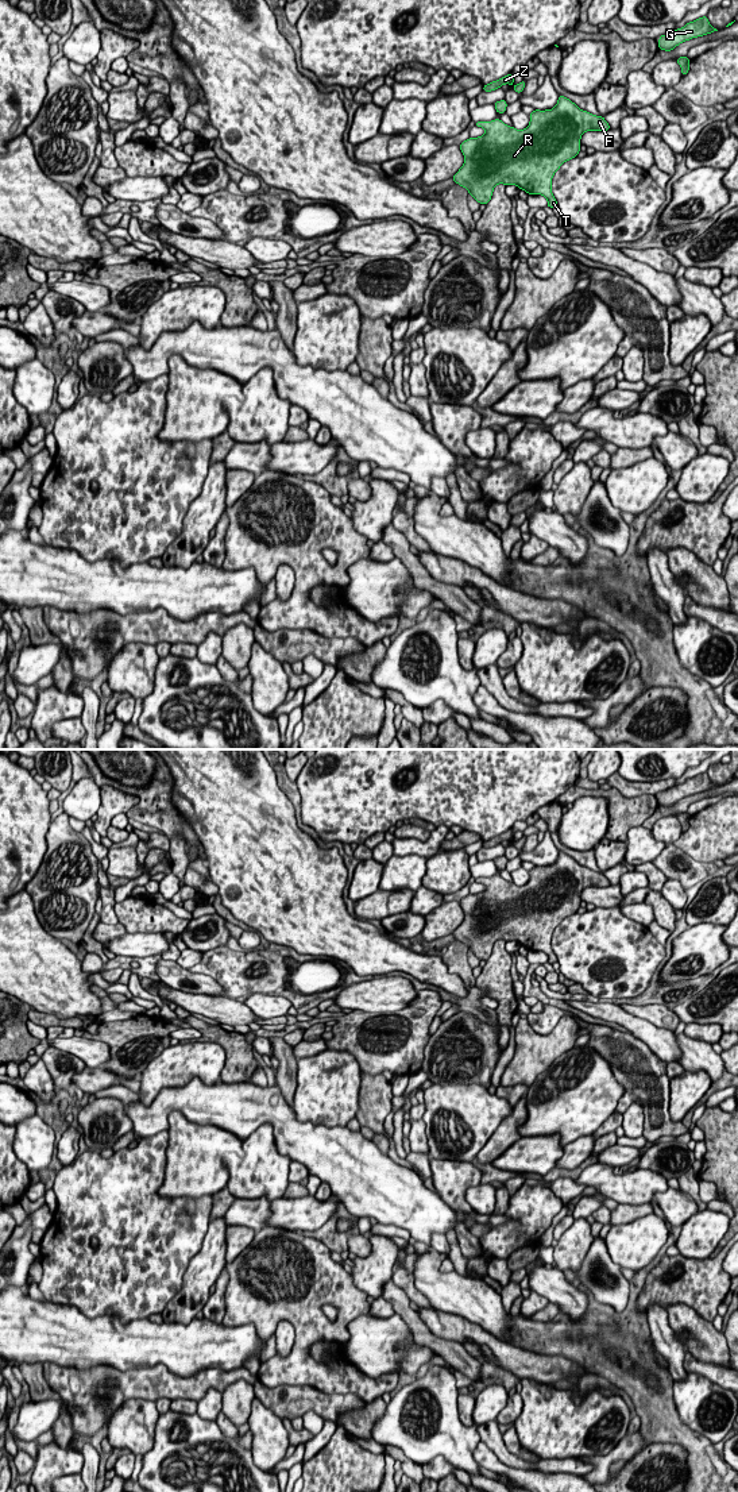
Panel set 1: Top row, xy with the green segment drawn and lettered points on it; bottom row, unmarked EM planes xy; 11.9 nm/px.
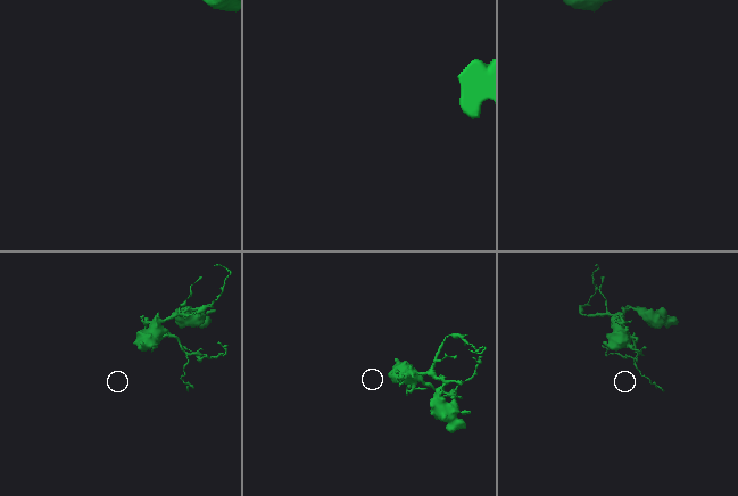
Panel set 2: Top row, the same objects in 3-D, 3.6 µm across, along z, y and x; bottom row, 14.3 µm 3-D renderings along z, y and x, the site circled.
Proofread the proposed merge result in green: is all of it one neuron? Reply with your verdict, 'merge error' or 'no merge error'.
no merge error

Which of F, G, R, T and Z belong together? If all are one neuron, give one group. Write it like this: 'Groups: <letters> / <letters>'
Groups: F G R T Z

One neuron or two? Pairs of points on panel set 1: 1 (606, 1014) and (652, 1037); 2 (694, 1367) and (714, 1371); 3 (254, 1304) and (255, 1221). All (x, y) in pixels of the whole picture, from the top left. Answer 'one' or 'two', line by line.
1: one
2: one
3: two

